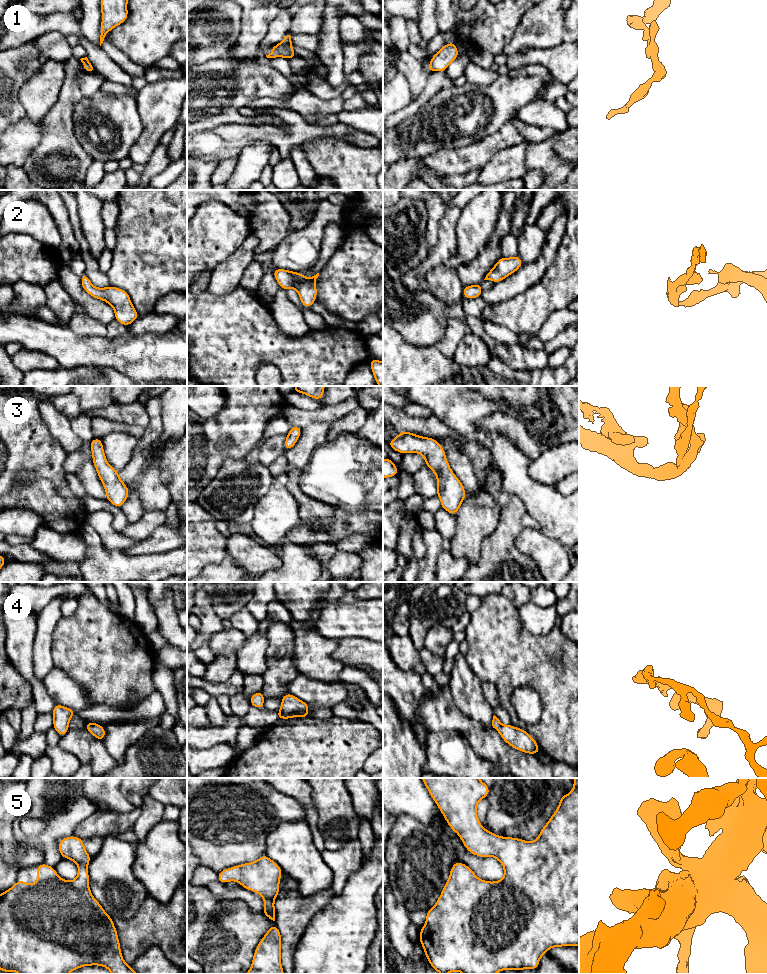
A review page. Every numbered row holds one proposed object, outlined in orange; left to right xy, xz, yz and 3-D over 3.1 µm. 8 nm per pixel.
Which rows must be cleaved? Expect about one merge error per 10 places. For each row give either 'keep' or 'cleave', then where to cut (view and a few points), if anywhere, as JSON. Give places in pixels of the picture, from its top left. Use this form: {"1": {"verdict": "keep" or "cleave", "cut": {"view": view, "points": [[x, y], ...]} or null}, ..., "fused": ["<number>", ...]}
{"1": {"verdict": "keep", "cut": null}, "2": {"verdict": "keep", "cut": null}, "3": {"verdict": "keep", "cut": null}, "4": {"verdict": "keep", "cut": null}, "5": {"verdict": "keep", "cut": null}, "fused": []}

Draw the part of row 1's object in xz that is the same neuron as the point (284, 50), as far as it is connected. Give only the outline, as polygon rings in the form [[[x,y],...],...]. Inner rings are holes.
[[[288,32],[279,44],[272,46],[271,52],[268,55],[266,55],[266,57],[284,57],[288,60],[291,60],[292,58],[297,56],[297,54],[292,49],[291,40],[293,36],[294,35],[291,32]]]

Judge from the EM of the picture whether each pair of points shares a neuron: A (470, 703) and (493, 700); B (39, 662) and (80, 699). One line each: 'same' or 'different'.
A: different
B: different

